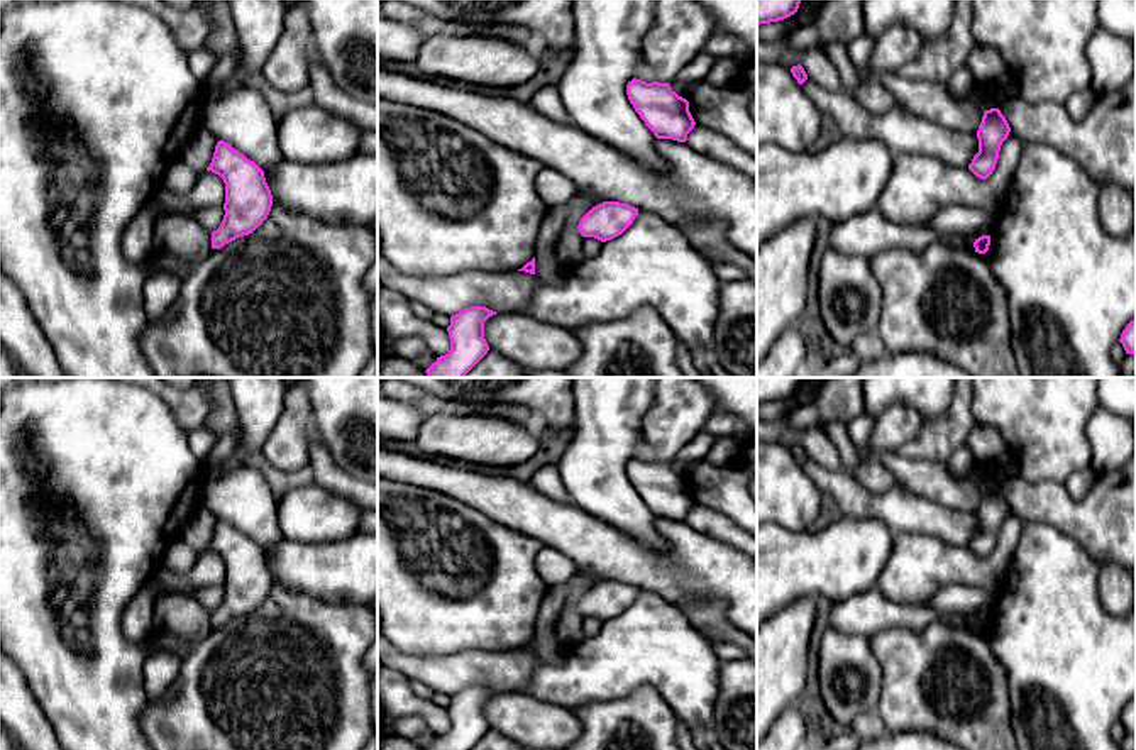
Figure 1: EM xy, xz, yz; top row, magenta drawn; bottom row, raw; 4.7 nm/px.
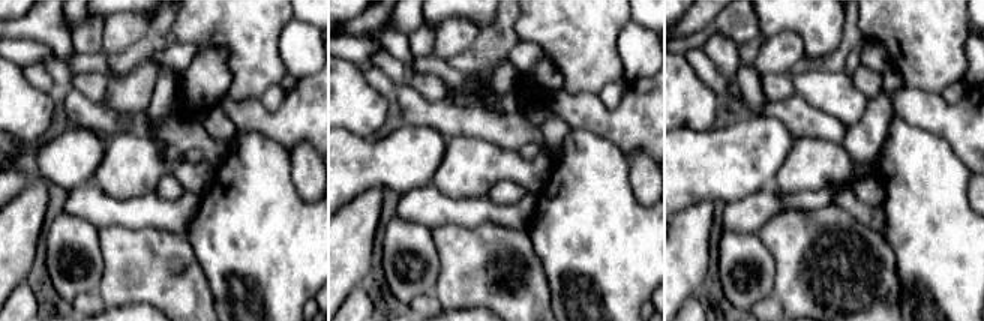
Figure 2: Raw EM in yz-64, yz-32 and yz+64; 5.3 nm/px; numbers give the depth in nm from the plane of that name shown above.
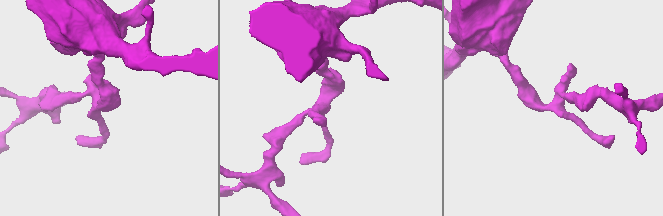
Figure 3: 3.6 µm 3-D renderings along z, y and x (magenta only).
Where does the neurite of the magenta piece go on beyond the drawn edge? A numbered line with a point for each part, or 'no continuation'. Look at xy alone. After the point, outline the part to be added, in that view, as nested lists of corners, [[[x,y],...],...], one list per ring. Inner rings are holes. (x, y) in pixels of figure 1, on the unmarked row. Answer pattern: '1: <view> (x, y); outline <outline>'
no continuation

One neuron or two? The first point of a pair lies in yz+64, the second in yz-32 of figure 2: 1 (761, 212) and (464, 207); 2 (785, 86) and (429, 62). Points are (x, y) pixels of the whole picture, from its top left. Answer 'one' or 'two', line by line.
1: one
2: two

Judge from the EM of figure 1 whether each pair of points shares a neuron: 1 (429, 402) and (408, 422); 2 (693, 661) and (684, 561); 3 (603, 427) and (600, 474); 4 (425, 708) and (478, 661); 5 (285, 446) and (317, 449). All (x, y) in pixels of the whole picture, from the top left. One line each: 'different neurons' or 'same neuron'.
1: different neurons
2: different neurons
3: same neuron
4: different neurons
5: different neurons

